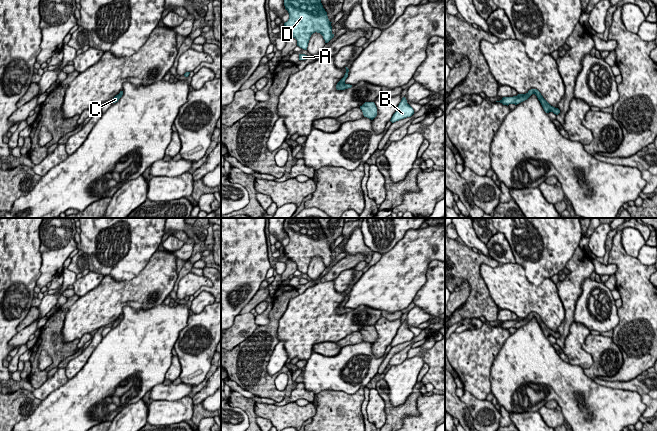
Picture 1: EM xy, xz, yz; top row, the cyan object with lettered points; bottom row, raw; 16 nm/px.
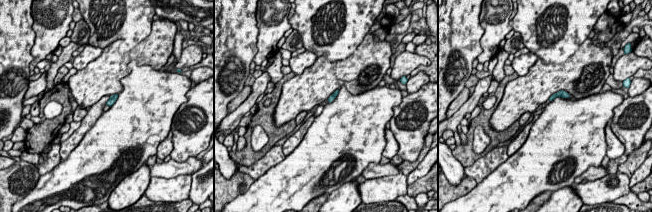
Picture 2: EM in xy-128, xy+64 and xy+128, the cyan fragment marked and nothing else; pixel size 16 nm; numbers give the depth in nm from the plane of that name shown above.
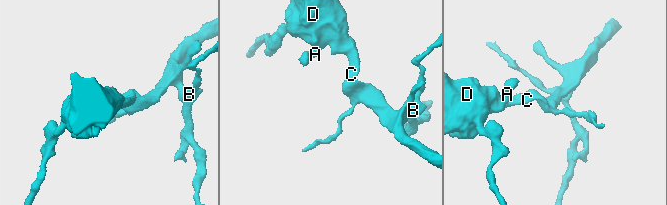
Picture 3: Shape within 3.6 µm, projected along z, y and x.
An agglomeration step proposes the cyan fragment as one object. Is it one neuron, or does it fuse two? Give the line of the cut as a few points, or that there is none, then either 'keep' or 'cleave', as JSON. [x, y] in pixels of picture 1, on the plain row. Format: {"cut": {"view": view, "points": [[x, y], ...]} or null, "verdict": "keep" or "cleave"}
{"cut": null, "verdict": "keep"}

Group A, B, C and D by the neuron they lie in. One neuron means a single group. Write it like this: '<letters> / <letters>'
A B C D

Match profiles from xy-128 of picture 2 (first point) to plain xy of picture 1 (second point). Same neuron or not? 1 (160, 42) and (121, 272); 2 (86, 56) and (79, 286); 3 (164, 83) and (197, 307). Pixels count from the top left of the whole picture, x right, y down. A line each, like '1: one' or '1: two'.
1: two
2: one
3: two

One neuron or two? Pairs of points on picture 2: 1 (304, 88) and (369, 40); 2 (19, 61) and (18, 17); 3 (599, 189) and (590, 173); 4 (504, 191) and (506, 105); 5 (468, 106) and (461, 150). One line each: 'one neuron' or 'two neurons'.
1: one neuron
2: one neuron
3: two neurons
4: two neurons
5: two neurons

